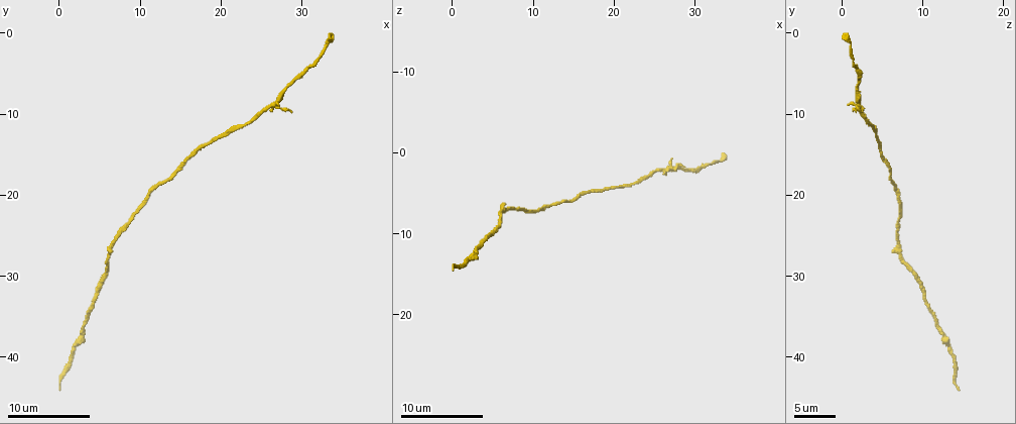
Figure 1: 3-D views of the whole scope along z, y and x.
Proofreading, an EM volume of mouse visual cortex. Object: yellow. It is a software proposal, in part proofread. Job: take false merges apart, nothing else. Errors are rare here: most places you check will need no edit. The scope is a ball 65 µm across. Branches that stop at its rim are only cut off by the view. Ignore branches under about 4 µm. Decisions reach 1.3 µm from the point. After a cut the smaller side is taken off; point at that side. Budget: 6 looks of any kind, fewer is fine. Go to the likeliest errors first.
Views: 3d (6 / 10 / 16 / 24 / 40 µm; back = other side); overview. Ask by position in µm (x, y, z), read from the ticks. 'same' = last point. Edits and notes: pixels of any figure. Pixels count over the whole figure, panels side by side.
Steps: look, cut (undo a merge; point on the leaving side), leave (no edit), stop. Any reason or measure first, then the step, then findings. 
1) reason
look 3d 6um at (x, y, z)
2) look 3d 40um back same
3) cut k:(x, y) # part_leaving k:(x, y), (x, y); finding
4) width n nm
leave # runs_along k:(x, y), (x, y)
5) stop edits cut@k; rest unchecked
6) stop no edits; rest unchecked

look 3d 10um at (11.8, 19.0, 6.4)

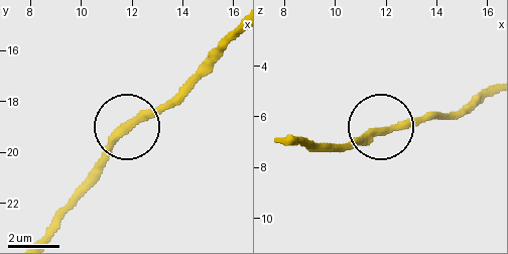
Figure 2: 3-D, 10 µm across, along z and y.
side_arm 32 um
leave # continuous, no second neuron

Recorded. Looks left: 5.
calibre changes
look 3d 10um at (7.0, 25.4, 6.6)

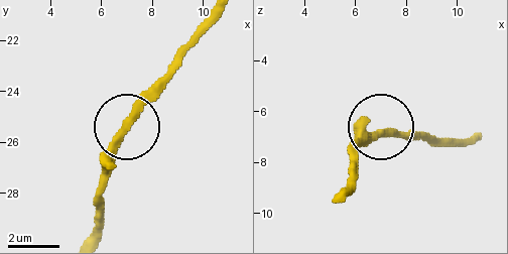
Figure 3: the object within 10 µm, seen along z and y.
look 3d 6um at (6.9, 25.5, 6.8)

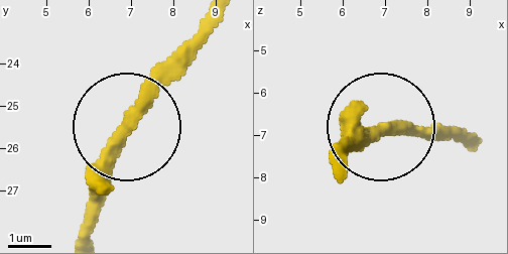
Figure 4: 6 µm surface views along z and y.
leave # one neuron here

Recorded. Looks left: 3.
look 3d 16um at (20.6, 12.4, 4.0)

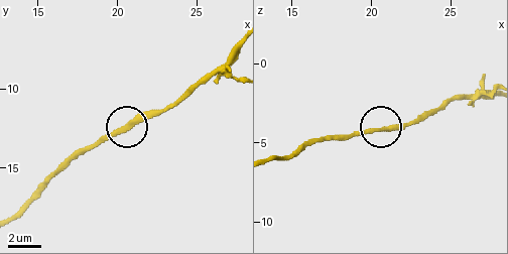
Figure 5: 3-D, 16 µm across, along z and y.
leave # runs_along 5:(271, 160), (295, 156), (332, 138), (416, 122); all the same neuron

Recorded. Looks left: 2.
stop no edits; rest unchecked

